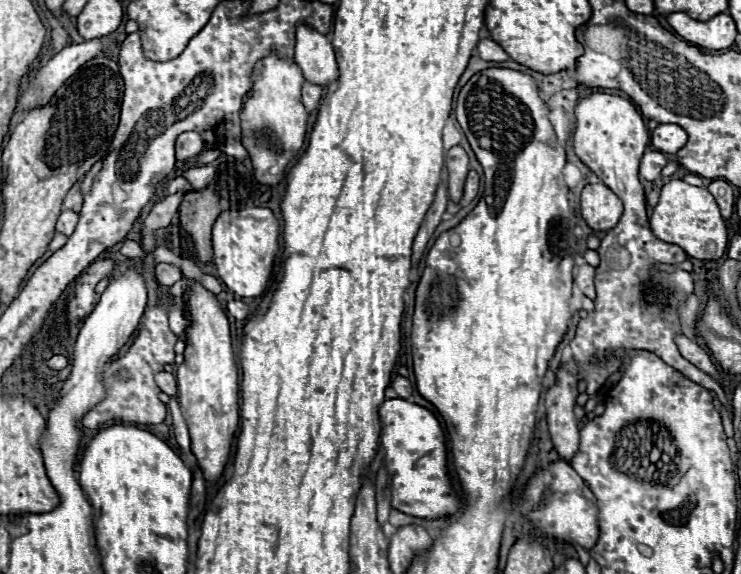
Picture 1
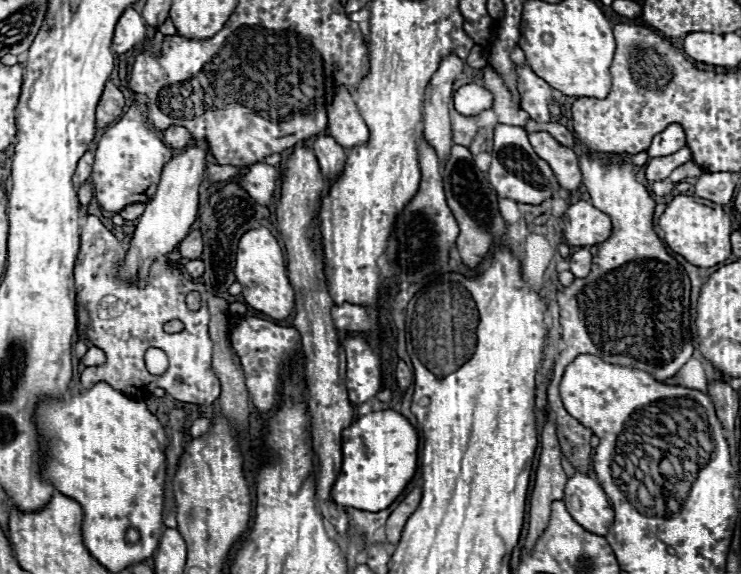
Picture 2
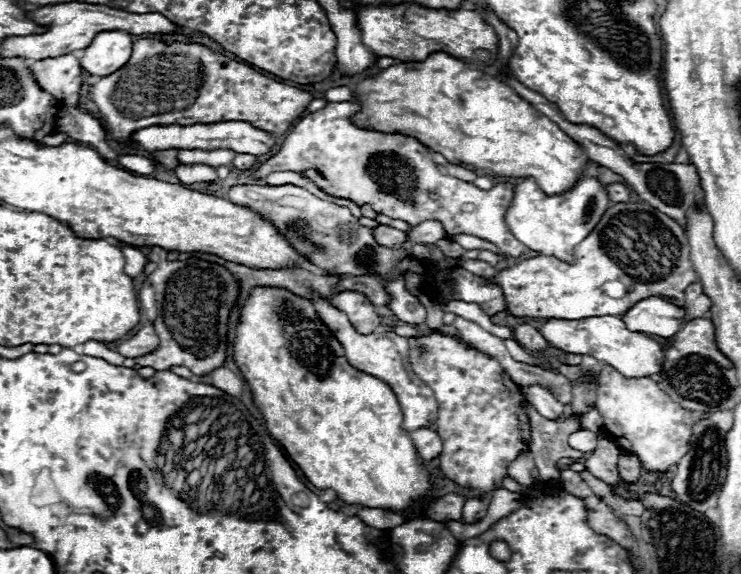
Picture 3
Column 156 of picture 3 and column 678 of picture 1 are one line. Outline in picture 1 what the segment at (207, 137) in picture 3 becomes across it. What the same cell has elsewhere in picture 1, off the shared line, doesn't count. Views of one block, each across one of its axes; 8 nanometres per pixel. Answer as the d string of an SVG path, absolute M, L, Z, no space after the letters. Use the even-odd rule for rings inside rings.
M658 124L652 130L652 144L666 154L676 154L686 144L686 138L688 134L676 124Z

